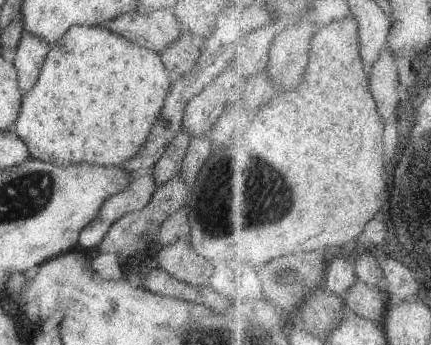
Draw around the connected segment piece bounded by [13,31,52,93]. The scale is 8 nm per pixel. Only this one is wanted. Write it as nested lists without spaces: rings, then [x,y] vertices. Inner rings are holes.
[[[25,31],[17,47],[13,63],[18,72],[20,90],[25,93],[36,84],[46,56],[52,48],[48,42]]]

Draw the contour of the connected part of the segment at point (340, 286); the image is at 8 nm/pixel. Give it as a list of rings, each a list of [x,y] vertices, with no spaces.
[[[335,256],[328,267],[326,285],[336,296],[345,296],[348,290],[354,290],[359,276],[355,259],[346,256]]]

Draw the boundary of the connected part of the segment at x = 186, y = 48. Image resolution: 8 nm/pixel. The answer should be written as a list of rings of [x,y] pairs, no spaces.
[[[182,28],[180,38],[176,38],[161,54],[163,65],[171,75],[176,70],[178,76],[182,72],[190,70],[196,58],[198,58],[198,46],[194,44],[194,38],[190,36],[190,32],[186,28]]]

